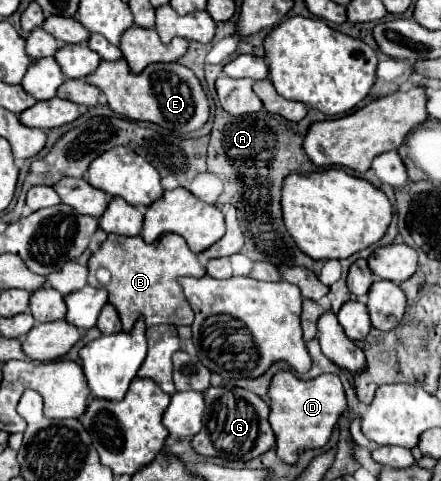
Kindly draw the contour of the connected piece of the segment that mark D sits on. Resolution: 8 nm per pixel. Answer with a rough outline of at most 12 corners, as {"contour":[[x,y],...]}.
{"contour":[[336,374],[270,380],[276,452],[322,448],[346,410]]}

